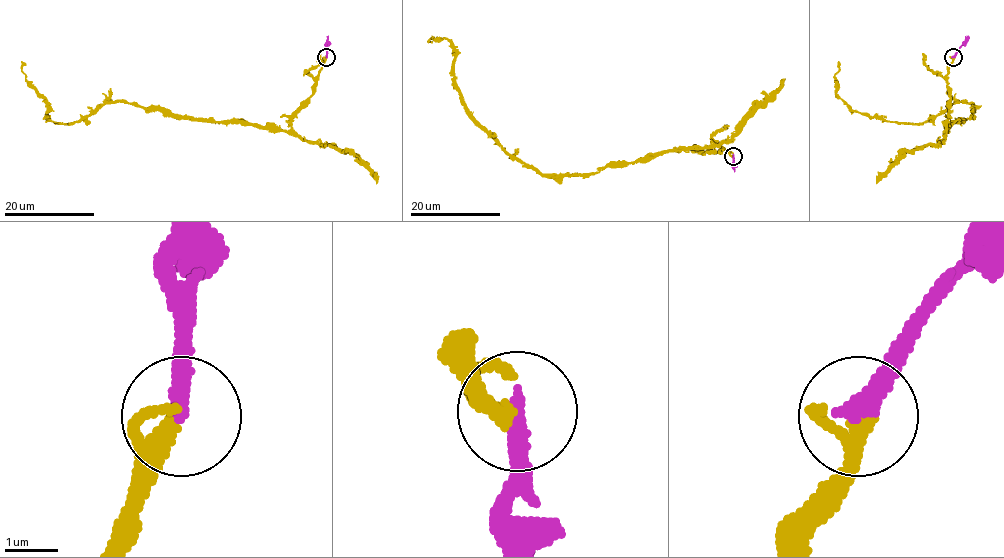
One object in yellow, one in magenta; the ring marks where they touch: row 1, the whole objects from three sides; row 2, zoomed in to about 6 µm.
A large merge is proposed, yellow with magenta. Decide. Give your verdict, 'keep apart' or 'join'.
join

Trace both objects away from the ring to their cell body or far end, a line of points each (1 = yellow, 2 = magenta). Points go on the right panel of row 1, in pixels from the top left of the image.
1: (954, 57), (946, 131), (971, 116), (967, 102), (921, 123), (886, 122), (855, 112), (836, 93), (838, 61)
2: (954, 57), (968, 35)

